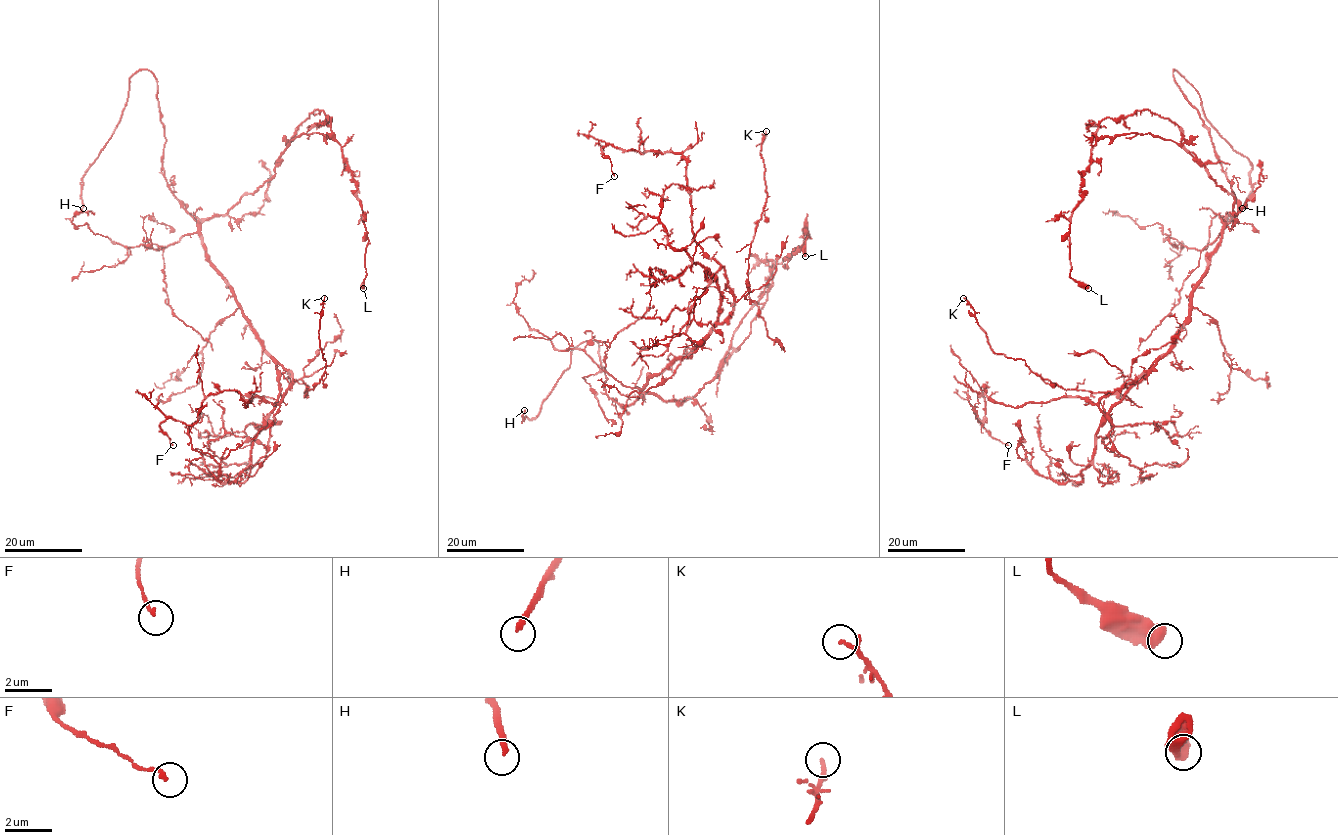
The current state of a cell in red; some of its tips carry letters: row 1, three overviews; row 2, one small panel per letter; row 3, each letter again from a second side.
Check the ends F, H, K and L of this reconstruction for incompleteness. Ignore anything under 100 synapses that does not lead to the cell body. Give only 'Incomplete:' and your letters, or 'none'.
Incomplete: H

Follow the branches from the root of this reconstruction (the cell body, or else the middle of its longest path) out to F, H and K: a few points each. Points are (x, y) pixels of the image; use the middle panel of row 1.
F: (659, 373), (731, 313), (732, 290), (726, 271), (694, 238), (681, 153), (607, 144), (601, 151), (614, 176)
H: (659, 373), (633, 403), (620, 405), (604, 390), (598, 343), (583, 341), (541, 411), (523, 419), (524, 410)
K: (659, 373), (672, 362), (683, 358), (720, 324), (748, 288), (750, 243), (768, 193), (760, 152), (766, 131)

